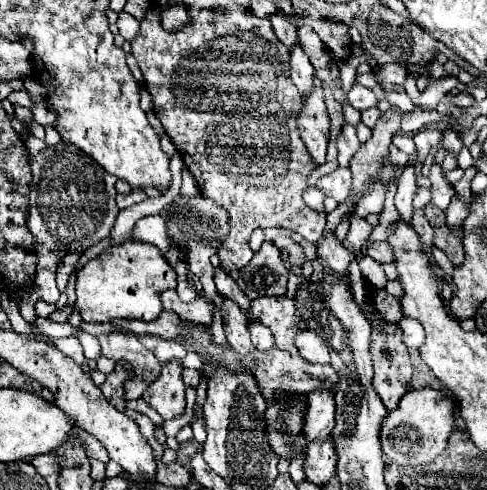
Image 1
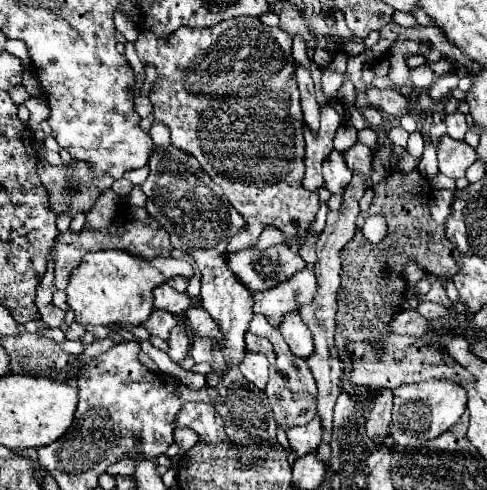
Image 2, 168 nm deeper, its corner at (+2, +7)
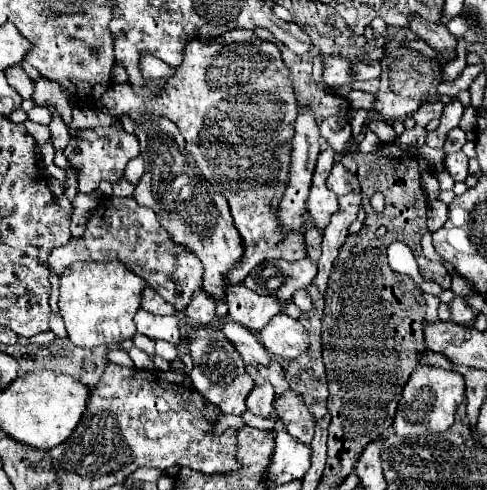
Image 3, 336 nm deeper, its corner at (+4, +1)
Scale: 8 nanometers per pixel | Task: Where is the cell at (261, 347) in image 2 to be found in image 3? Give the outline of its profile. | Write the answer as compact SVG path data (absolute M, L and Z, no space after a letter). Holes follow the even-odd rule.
M269 361L269 365L263 365L263 367L259 363L251 363L251 365L247 365L247 371L255 381L269 381L275 387L277 395L281 395L283 391L289 389L285 371L279 361Z

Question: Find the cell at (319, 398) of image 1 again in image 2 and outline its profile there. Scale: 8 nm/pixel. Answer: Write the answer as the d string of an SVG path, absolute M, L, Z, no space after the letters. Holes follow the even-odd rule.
M315 417L311 423L303 425L303 427L291 427L287 429L287 441L289 441L289 449L293 457L303 457L307 453L313 453L321 441L321 421L319 417Z

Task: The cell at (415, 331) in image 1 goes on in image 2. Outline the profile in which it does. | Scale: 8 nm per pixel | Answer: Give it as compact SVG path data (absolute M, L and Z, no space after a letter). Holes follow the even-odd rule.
M423 301L423 303L419 303L417 311L419 311L425 319L429 319L429 321L437 321L439 317L445 317L445 315L449 313L443 305L439 305L439 303L431 303L431 301Z

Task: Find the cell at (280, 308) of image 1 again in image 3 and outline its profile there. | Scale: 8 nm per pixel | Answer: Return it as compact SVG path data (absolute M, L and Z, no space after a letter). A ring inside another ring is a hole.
M245 285L229 287L225 301L229 305L231 319L253 333L259 333L261 327L265 327L265 323L269 323L269 319L281 311L281 303L275 297L257 295Z

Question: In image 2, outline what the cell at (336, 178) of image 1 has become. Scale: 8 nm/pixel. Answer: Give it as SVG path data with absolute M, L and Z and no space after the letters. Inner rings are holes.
M333 151L325 159L325 163L323 163L323 177L325 177L325 187L331 193L343 193L345 191L345 187L351 181L351 171L345 165L343 153Z

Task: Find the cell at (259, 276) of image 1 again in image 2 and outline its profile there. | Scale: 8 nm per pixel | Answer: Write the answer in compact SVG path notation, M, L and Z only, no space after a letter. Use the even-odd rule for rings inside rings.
M273 245L265 251L259 251L259 249L243 249L243 251L237 251L237 253L231 253L229 255L229 267L231 271L243 281L243 285L247 289L251 289L251 293L257 293L257 291L265 291L277 283L283 283L287 279L291 279L297 271L305 269L305 261L301 259L301 255L297 251L291 251L287 245Z

